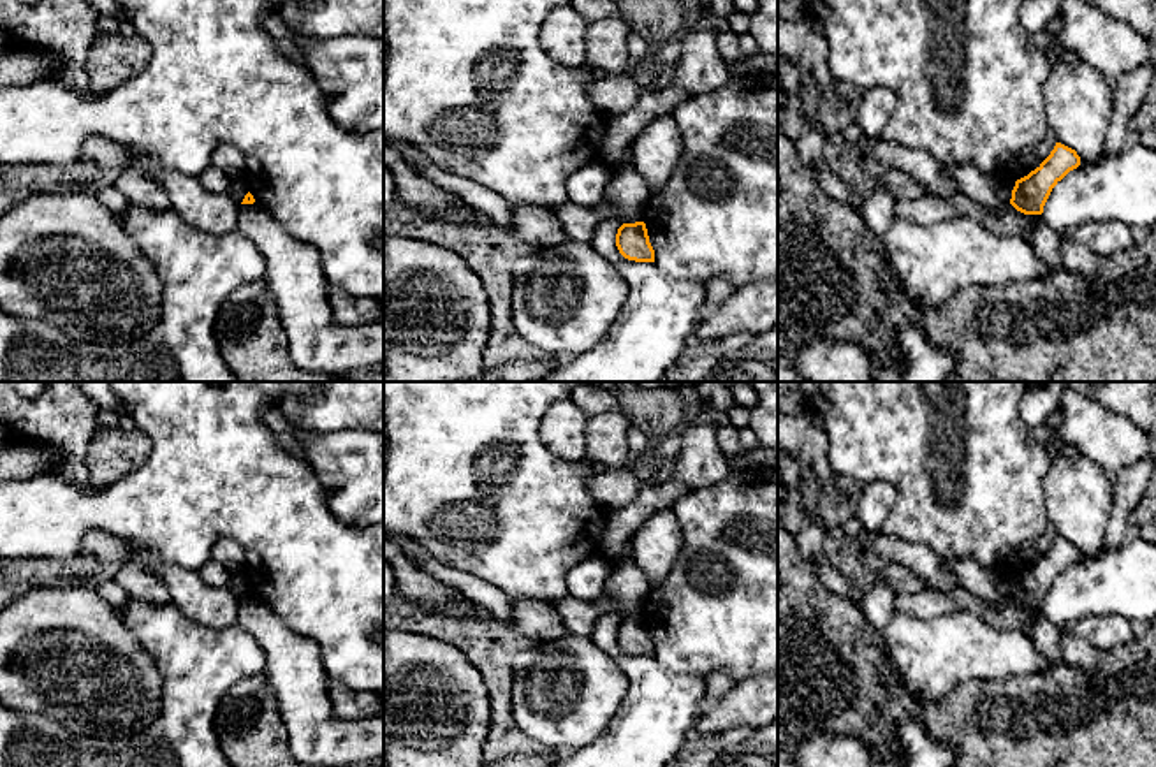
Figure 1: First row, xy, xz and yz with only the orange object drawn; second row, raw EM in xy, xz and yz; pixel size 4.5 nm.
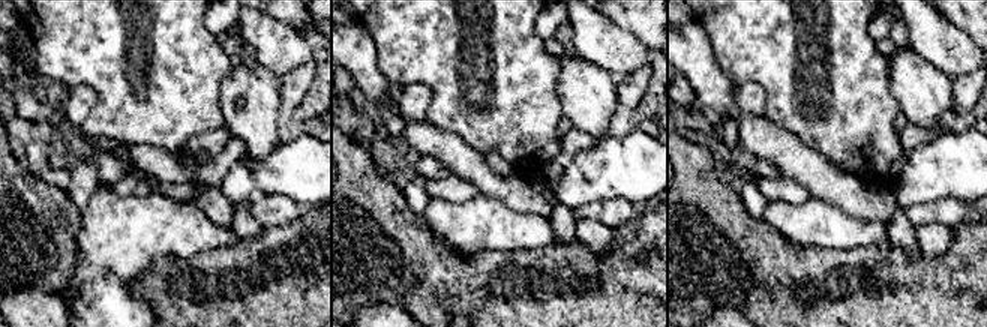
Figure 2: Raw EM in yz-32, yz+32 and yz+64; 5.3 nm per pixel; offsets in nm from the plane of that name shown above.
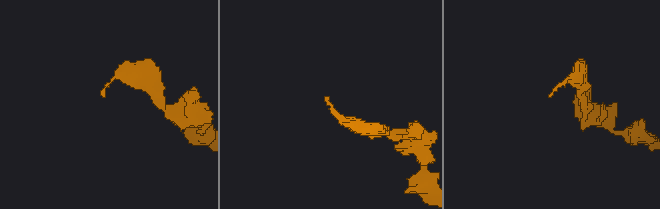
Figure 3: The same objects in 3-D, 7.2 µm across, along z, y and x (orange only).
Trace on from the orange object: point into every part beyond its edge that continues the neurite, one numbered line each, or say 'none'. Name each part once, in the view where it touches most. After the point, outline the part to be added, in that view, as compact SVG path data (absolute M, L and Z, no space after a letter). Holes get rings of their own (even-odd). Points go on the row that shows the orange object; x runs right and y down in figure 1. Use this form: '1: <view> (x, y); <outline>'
none

